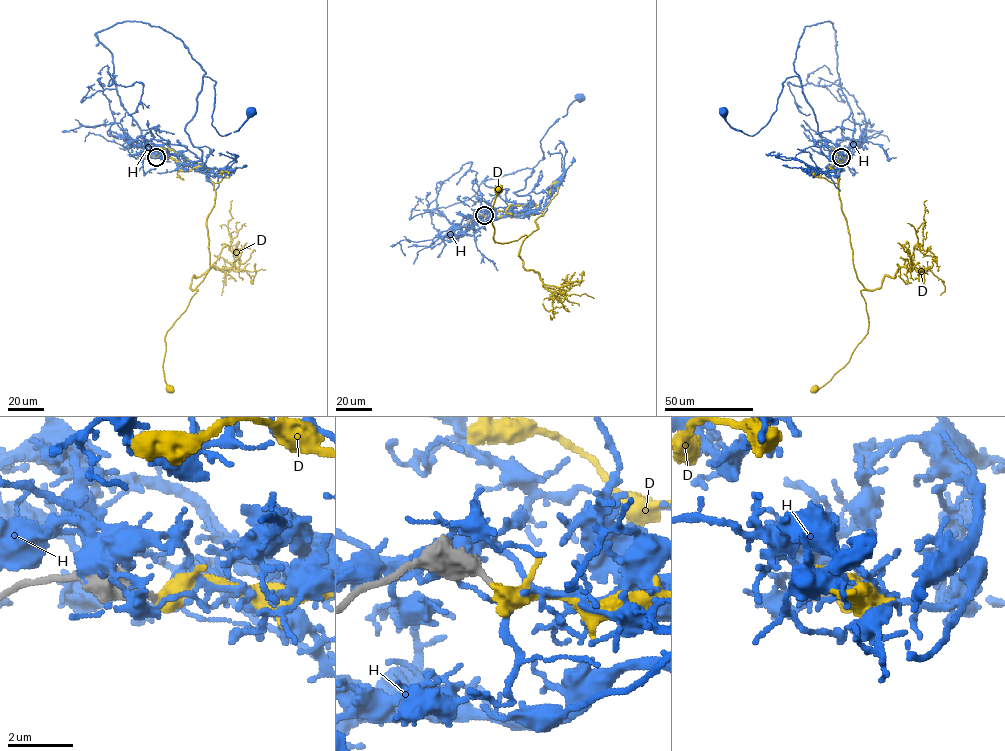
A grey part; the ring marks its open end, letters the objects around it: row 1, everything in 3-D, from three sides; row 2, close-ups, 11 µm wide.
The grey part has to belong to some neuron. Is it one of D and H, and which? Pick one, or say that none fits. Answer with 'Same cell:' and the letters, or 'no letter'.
Same cell: D

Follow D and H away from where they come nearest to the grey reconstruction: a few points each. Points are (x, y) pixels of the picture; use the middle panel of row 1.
D: (484, 215), (542, 212), (535, 221), (538, 228), (525, 239), (495, 242), (491, 211), (499, 188)
H: (482, 214), (500, 218), (530, 202), (529, 195), (514, 192), (525, 187), (544, 158), (540, 140), (580, 97)

